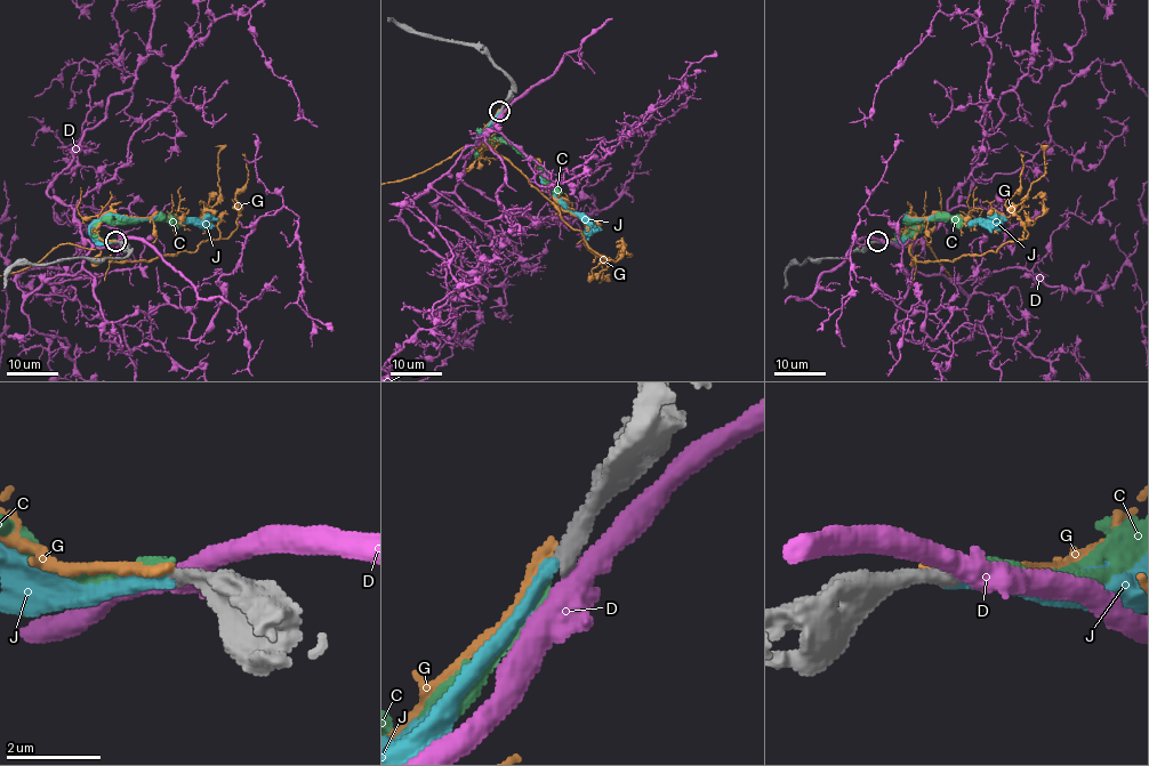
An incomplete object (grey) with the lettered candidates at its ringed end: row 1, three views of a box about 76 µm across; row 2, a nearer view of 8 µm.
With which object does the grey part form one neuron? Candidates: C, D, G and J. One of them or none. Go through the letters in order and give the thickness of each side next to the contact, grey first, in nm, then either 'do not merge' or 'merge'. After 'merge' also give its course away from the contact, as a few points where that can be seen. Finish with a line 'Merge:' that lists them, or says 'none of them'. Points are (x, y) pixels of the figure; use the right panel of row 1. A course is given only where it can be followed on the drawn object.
C: 360 nm thick on the grey side, 280 nm on the other; do not merge
D: 360 nm thick on the grey side, 500 nm on the other; do not merge
G: 400 nm thick on the grey side, 240 nm on the other; do not merge
J: 360 nm thick on the grey side, 300 nm on the other; merge
Merge: J

